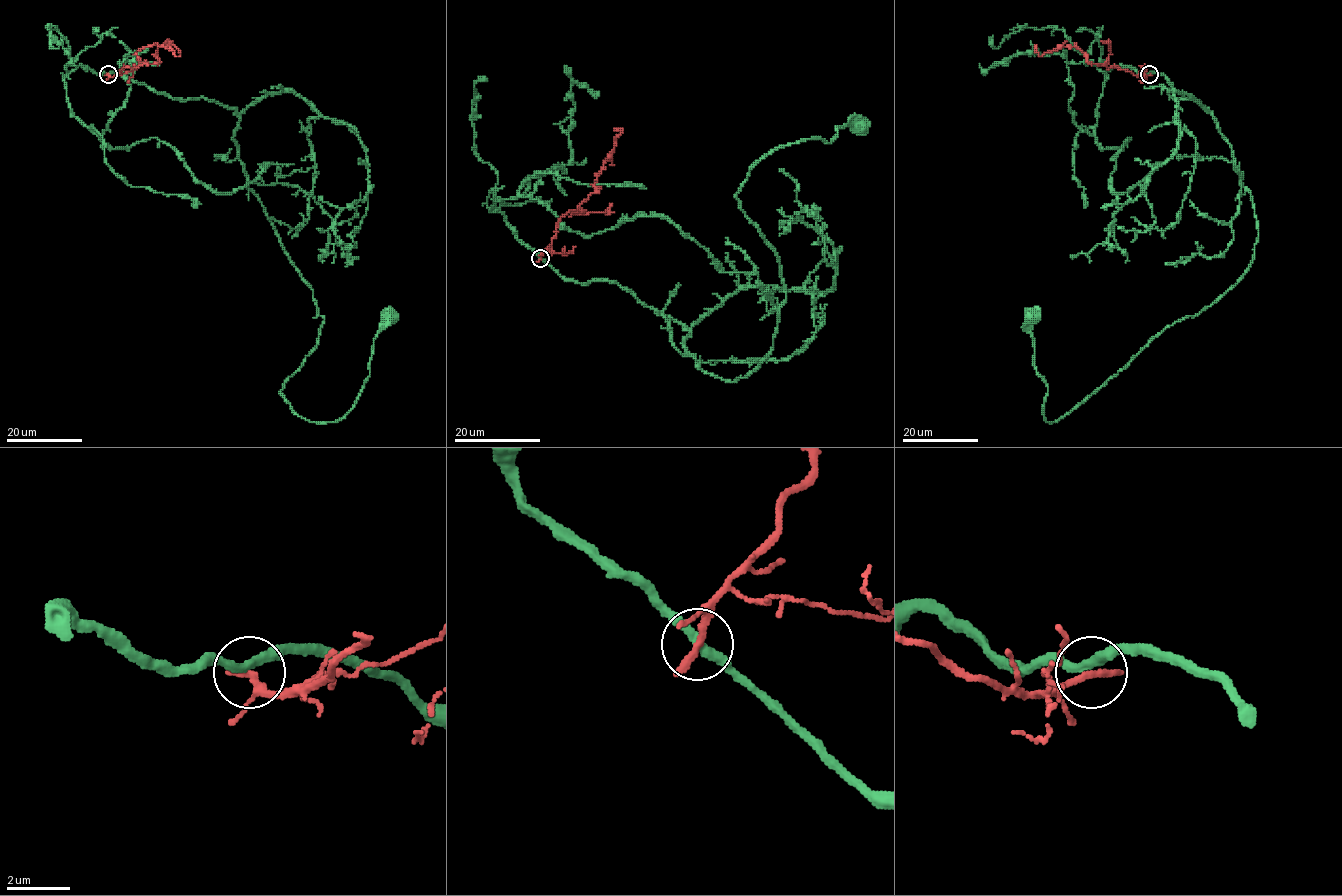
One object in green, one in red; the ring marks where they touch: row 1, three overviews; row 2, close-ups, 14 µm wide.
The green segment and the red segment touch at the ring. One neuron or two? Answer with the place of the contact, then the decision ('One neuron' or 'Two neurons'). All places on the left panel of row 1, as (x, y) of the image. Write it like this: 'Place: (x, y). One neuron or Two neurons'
Place: (108, 74). Two neurons

